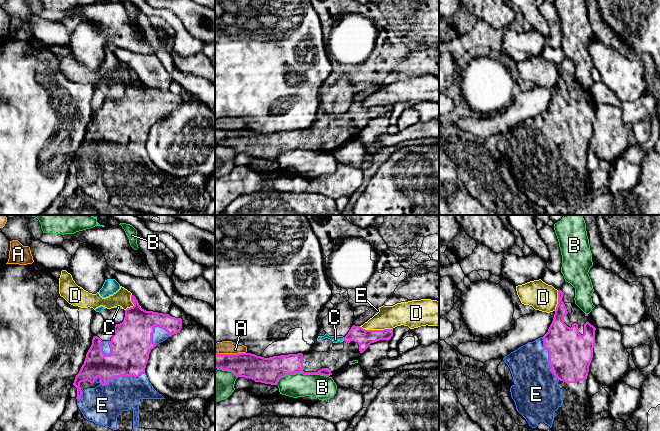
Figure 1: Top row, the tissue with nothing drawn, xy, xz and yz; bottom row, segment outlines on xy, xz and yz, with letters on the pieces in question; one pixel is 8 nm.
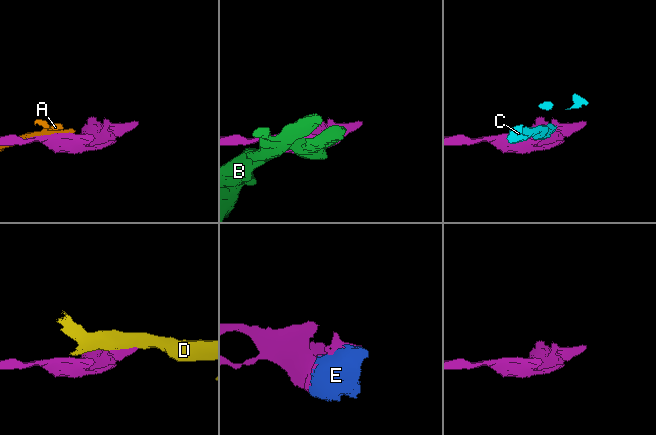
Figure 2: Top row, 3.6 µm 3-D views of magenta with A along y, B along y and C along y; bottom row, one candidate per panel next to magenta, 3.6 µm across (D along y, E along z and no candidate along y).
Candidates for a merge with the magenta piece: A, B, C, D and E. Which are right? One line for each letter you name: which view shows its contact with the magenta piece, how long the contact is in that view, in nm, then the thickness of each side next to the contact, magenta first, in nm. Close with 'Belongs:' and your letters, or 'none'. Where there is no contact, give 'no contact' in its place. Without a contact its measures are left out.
E: xy | 340 nm | 300/300 nm
Belongs: E

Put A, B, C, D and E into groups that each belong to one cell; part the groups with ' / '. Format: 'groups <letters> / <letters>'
groups A D / B / C / E

